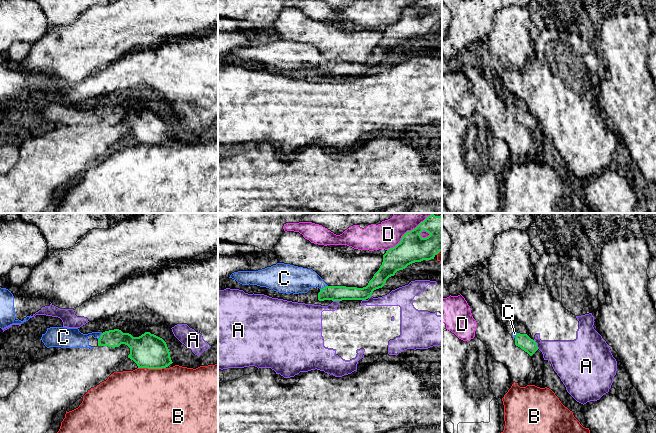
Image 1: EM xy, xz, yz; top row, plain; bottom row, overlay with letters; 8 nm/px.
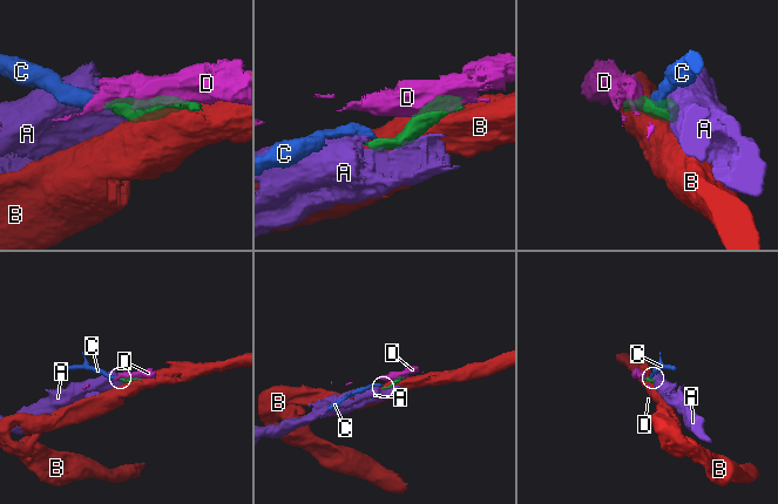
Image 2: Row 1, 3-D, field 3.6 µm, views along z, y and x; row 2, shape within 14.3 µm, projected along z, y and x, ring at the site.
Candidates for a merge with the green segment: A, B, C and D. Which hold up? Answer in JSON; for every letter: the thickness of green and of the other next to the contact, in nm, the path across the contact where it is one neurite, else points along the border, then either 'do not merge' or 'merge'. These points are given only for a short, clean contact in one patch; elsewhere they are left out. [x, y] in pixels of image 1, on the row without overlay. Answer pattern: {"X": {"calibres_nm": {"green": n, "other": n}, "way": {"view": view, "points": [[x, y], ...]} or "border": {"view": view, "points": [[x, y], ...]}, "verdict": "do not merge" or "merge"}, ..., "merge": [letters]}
{"A": {"calibres_nm": {"green": 120, "other": 240}, "verdict": "do not merge"}, "B": {"calibres_nm": {"green": 280, "other": 500}, "verdict": "do not merge"}, "C": {"calibres_nm": {"green": 130, "other": 220}, "way": {"view": "xz", "points": [[335, 69], [330, 69], [324, 63], [312, 55], [294, 55]]}, "verdict": "merge"}, "D": {"calibres_nm": {"green": 220, "other": 200}, "verdict": "do not merge"}, "merge": ["C"]}

